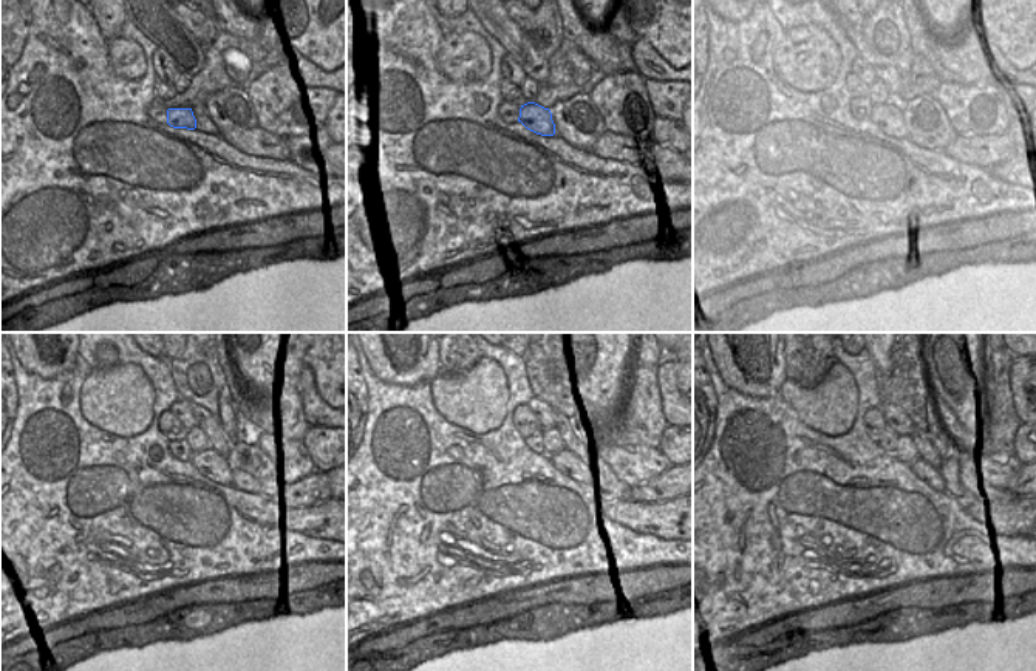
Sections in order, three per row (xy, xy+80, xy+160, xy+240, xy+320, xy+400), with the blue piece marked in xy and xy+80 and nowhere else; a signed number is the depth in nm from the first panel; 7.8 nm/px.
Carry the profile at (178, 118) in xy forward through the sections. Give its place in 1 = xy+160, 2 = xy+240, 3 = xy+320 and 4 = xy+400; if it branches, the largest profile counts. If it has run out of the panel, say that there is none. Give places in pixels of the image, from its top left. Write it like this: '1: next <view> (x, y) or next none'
1: next xy+160 (888, 116)
2: next xy+240 (211, 464)
3: next xy+320 (563, 461)
4: next xy+400 (908, 472)

